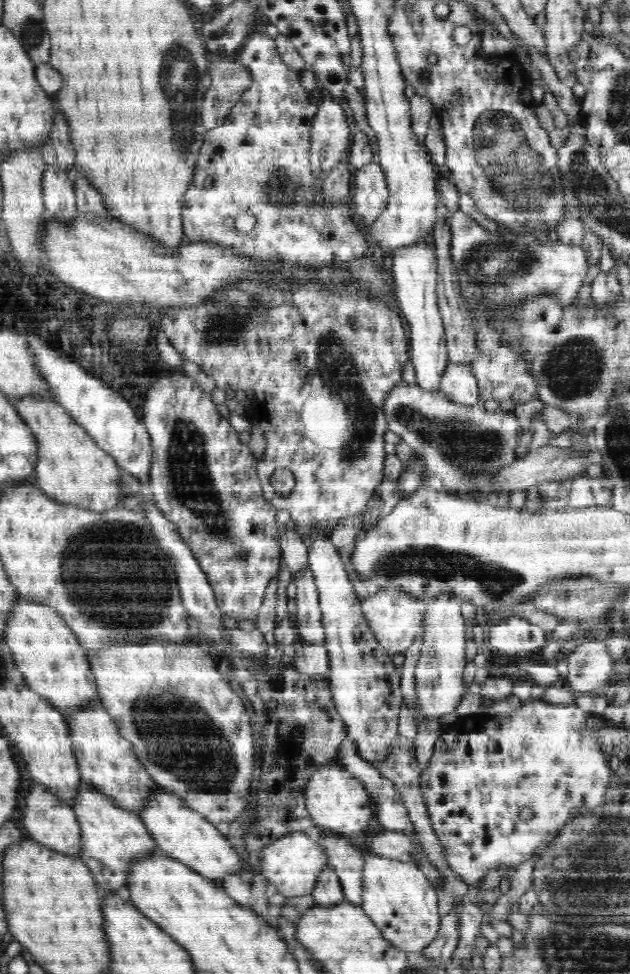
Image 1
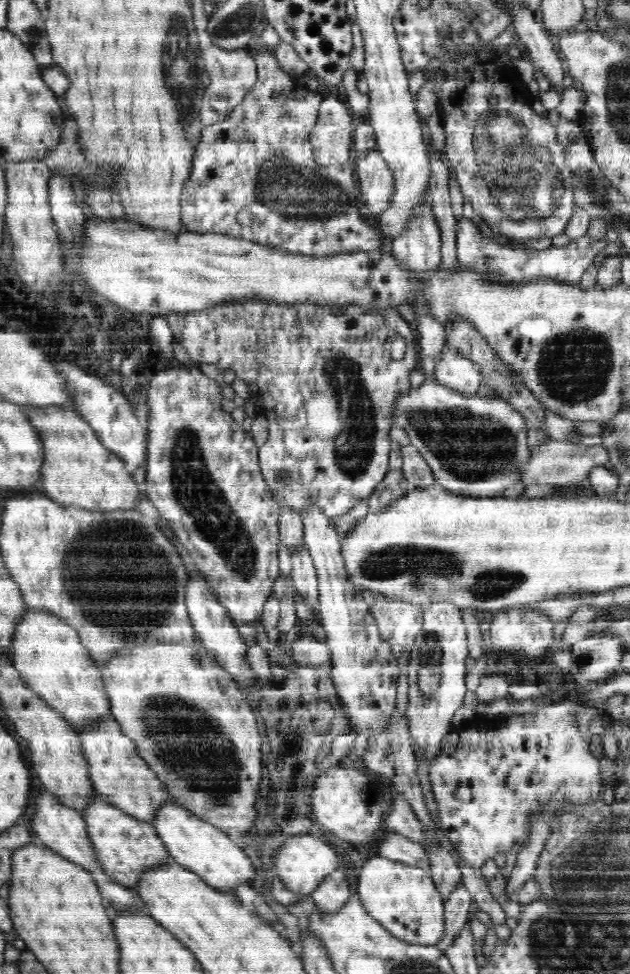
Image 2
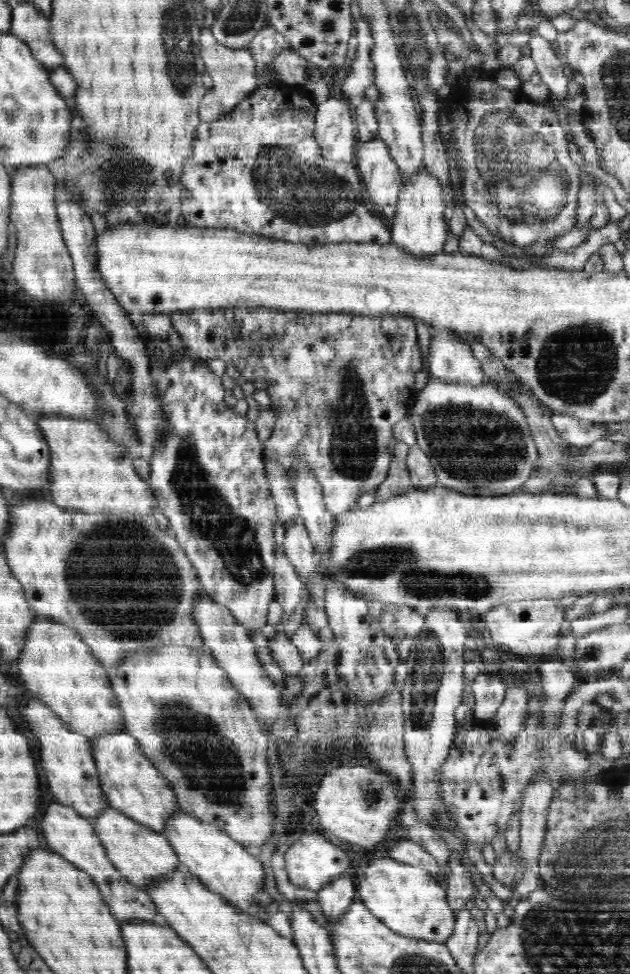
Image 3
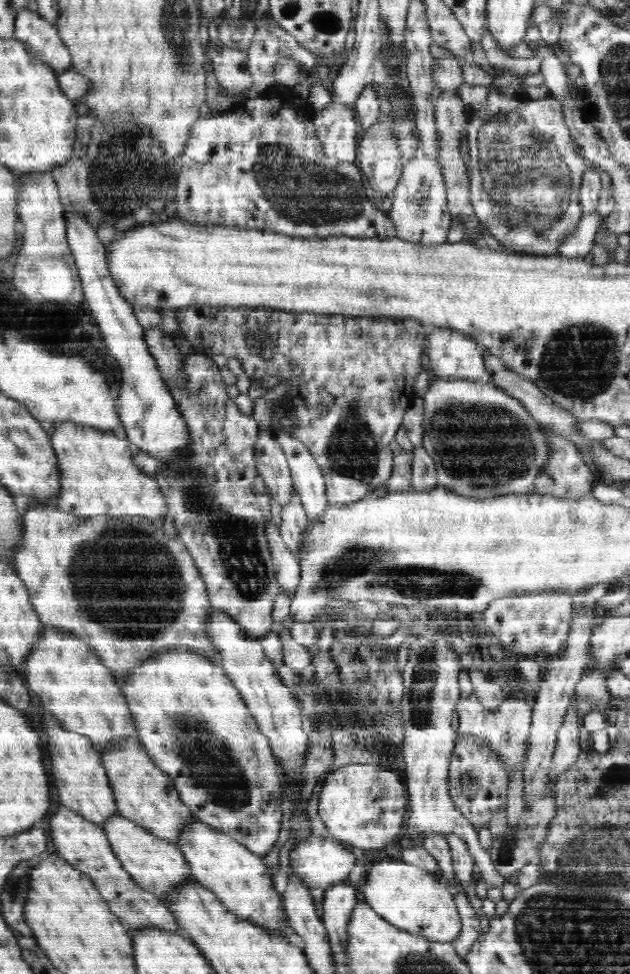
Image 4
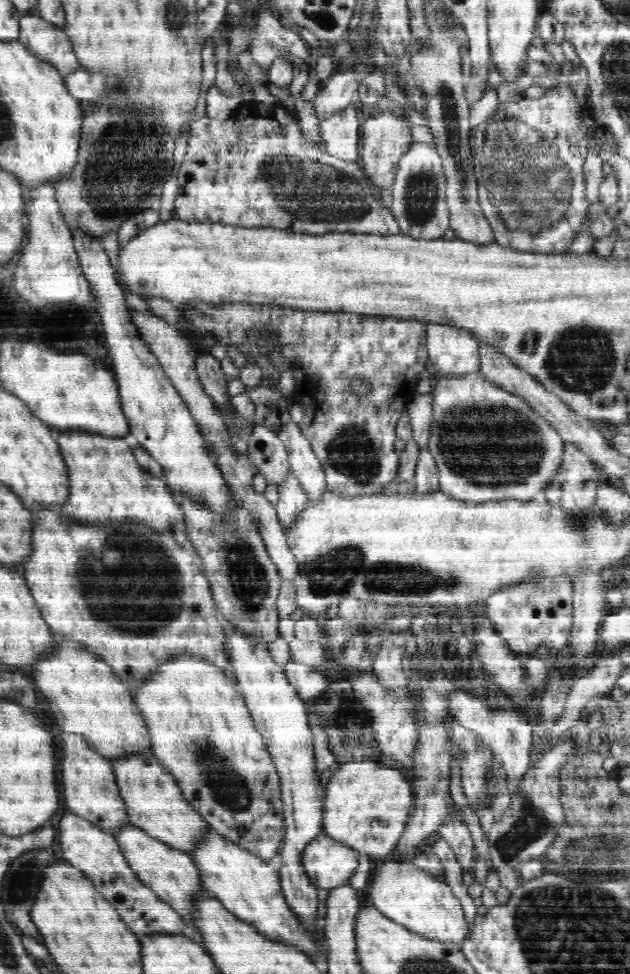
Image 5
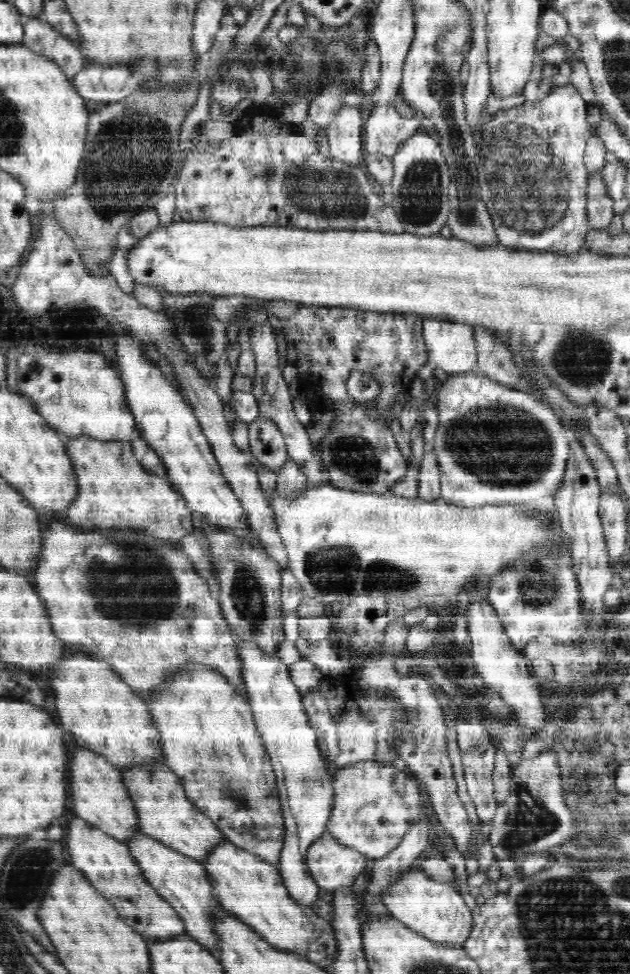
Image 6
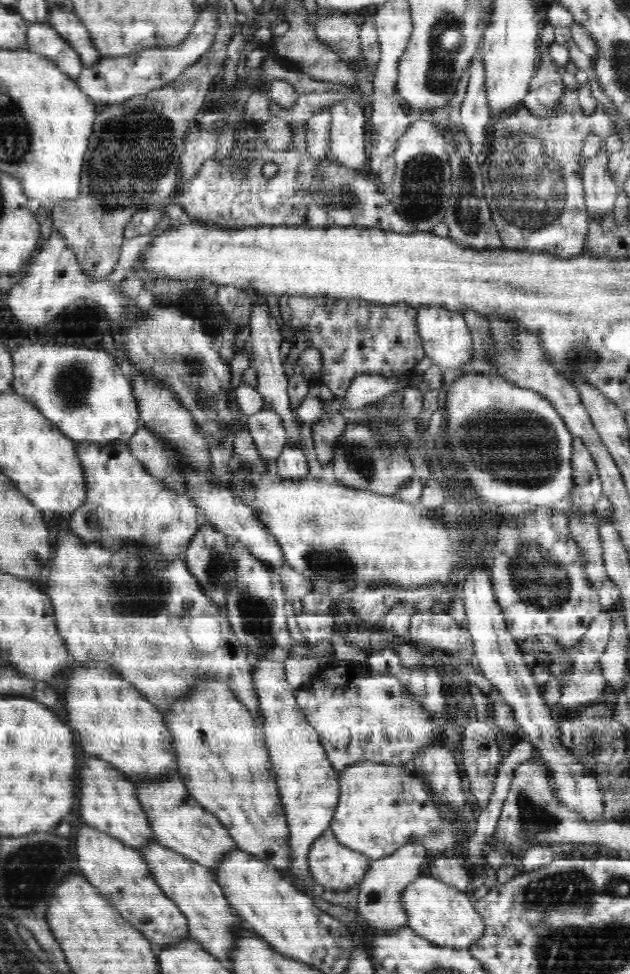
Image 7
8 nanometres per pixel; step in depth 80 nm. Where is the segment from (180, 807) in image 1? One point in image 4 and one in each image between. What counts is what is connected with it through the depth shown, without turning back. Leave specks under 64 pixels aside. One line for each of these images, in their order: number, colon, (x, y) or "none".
2: (219, 860)
3: (224, 866)
4: (234, 874)

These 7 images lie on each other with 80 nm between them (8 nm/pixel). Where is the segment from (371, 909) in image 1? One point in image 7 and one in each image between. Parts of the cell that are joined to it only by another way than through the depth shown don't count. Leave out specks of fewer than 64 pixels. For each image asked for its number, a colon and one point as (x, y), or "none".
2: (404, 898)
3: (407, 898)
4: (408, 897)
5: (426, 905)
6: (435, 910)
7: (446, 916)

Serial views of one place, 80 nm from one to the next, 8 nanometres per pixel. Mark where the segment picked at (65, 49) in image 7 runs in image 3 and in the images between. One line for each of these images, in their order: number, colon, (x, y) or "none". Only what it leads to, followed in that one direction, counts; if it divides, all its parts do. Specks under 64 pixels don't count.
3: (27, 23)
4: (42, 38)
5: (49, 43)
6: (42, 38)

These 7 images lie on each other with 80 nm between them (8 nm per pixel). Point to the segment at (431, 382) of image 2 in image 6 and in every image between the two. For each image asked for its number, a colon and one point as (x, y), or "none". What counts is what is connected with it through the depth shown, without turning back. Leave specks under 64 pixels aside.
3: (478, 440)
4: (484, 443)
5: (488, 444)
6: (495, 445)

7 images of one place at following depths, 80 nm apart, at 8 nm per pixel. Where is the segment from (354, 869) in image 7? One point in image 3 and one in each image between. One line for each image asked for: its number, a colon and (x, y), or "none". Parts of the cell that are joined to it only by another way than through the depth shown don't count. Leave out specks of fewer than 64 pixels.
3: (311, 862)
4: (320, 862)
5: (329, 864)
6: (333, 866)

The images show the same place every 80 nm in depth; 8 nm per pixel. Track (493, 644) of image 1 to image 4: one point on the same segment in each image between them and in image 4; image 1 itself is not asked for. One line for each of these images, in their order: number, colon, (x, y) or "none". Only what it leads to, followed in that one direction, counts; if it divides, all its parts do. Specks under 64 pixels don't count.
2: (536, 631)
3: (533, 626)
4: (530, 623)

